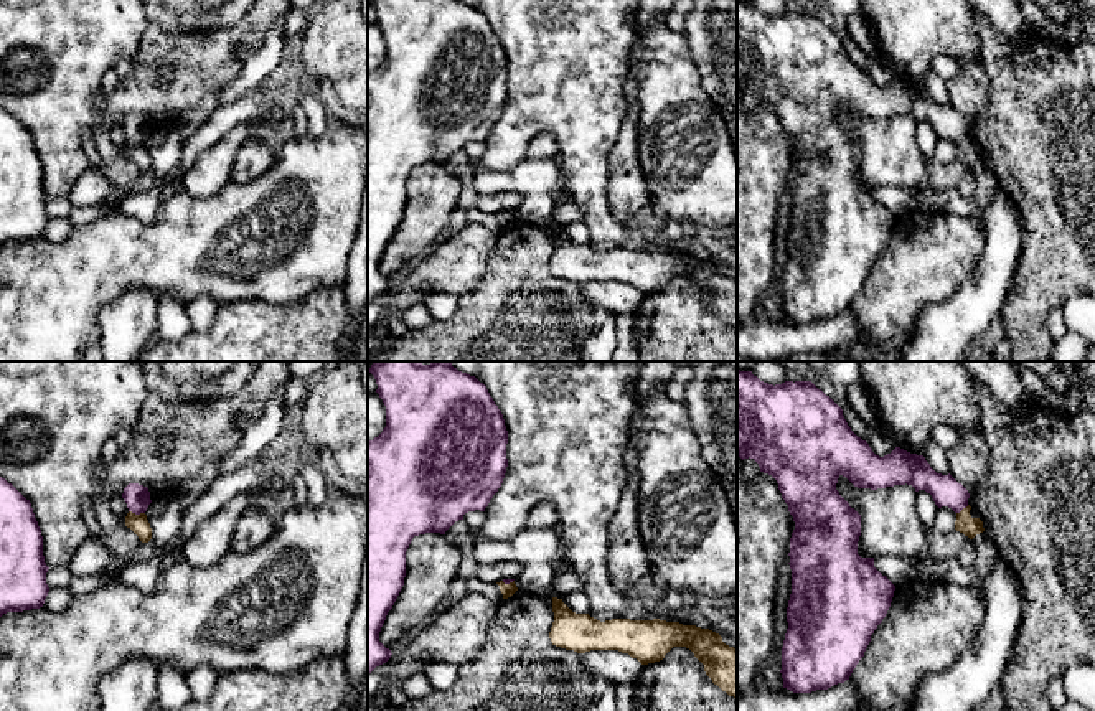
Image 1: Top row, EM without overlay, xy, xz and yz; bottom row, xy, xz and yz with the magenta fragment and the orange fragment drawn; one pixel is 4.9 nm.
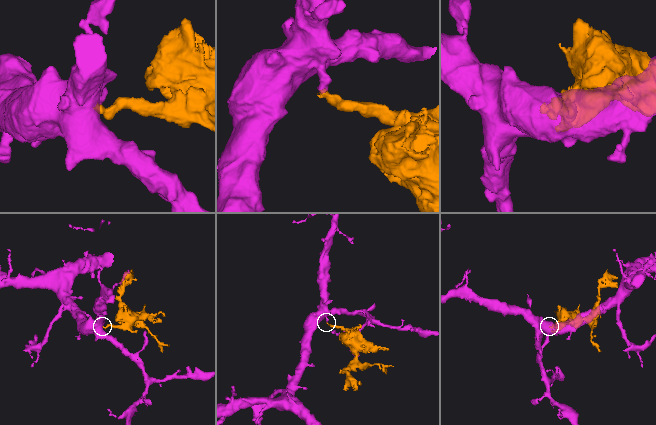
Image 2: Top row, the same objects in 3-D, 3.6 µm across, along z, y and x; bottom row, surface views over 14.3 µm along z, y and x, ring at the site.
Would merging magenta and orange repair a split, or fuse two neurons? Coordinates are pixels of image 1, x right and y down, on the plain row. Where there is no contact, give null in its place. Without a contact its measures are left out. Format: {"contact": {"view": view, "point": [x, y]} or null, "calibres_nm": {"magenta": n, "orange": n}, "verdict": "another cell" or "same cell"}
{"contact": {"view": "xy", "point": [137, 144]}, "calibres_nm": {"magenta": 130, "orange": 90}, "verdict": "another cell"}

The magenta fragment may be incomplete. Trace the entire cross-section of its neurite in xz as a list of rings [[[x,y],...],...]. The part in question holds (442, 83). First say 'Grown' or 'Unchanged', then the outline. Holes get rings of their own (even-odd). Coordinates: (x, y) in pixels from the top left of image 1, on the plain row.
Unchanged. [[[369,0],[374,7],[378,20],[376,23],[386,36],[386,58],[383,63],[368,73],[368,304],[376,297],[386,294],[391,289],[391,280],[379,272],[379,262],[386,251],[388,242],[392,239],[406,208],[406,181],[414,167],[425,163],[445,162],[468,142],[485,142],[493,125],[503,114],[508,89],[506,74],[508,61],[505,49],[493,28],[490,26],[486,16],[480,13],[475,7],[462,3],[458,0]]]

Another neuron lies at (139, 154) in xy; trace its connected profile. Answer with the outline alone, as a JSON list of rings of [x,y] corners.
[[[129,142],[125,147],[125,157],[130,158],[142,173],[148,173],[152,170],[152,158],[145,144],[135,145]]]

